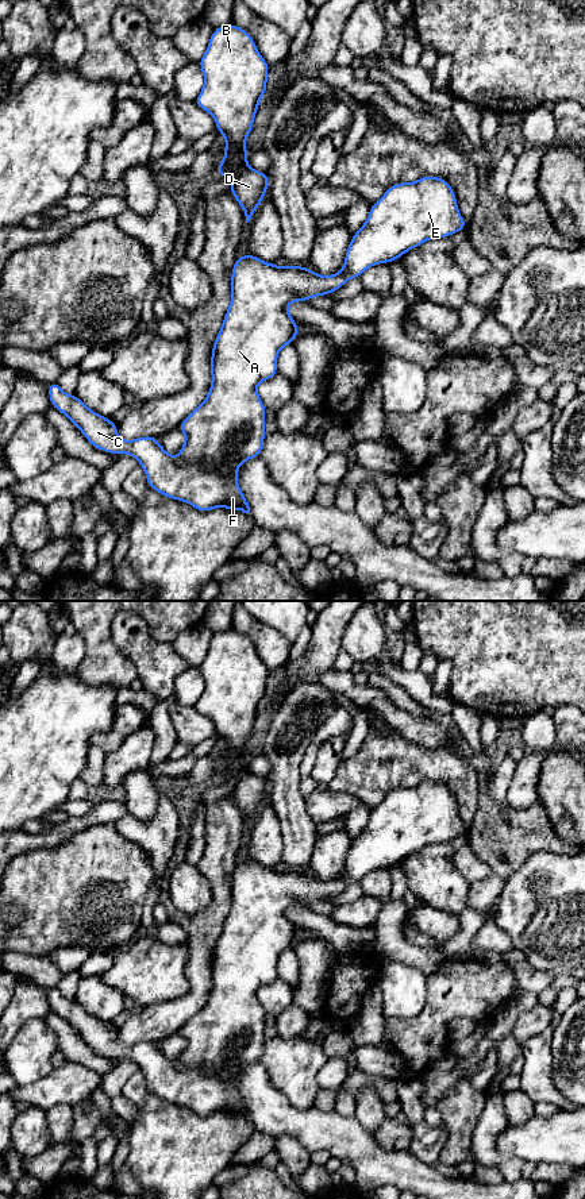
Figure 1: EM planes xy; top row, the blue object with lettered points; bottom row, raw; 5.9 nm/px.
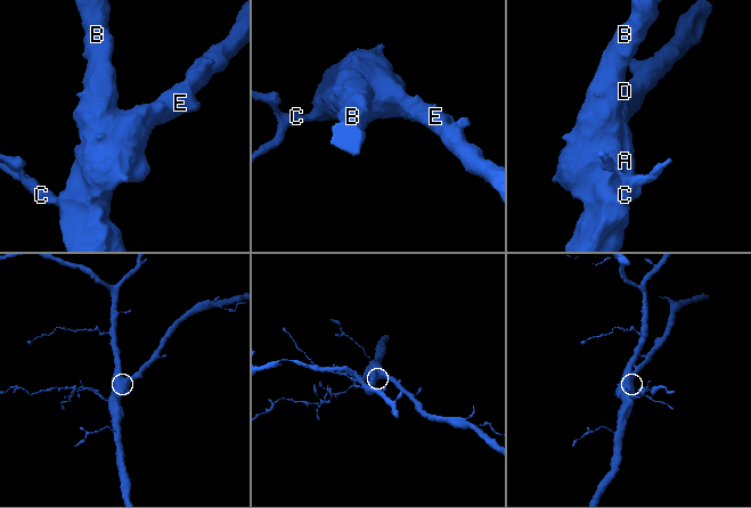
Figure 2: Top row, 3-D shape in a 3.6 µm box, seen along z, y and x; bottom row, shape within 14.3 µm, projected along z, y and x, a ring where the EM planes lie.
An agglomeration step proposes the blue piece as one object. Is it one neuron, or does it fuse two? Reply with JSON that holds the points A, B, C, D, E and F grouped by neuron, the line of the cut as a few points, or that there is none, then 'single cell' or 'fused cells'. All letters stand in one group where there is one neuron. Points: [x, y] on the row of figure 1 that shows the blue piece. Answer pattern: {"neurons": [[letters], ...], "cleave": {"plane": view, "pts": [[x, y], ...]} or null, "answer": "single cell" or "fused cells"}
{"neurons": [["A", "B", "C", "D", "E", "F"]], "cleave": null, "answer": "single cell"}

